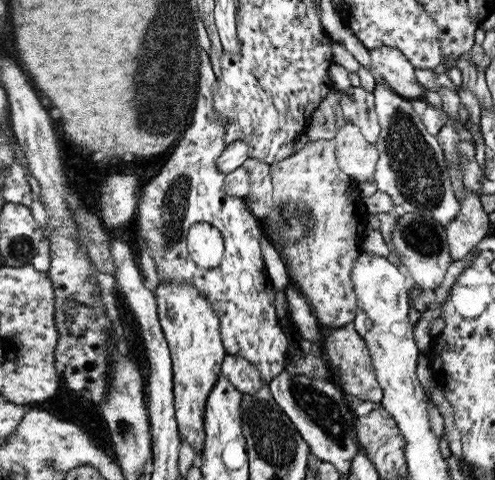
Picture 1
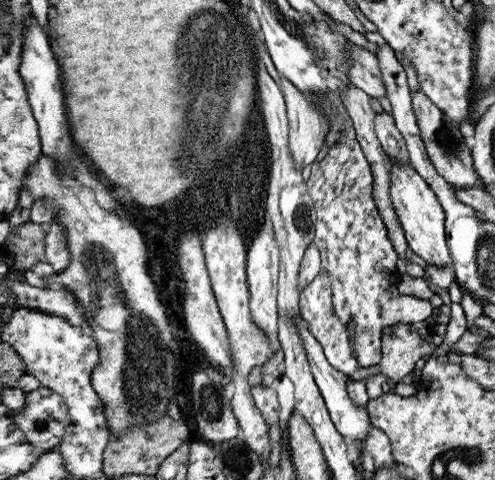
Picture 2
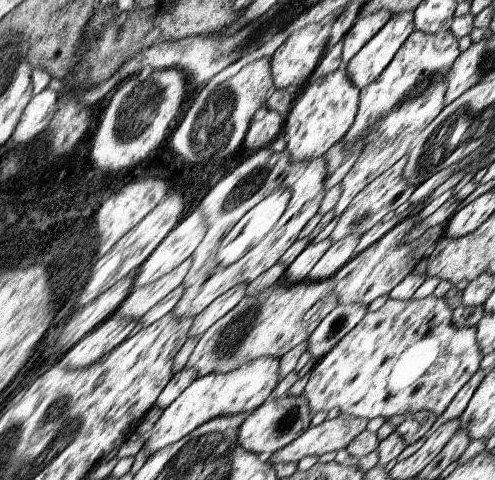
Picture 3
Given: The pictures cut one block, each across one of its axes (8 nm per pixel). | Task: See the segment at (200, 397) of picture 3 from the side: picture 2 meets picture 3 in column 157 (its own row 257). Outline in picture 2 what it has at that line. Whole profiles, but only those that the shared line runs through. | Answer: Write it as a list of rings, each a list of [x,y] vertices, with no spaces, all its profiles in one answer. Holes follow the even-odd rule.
[[[394,160],[388,162],[392,166],[390,202],[404,230],[408,250],[414,252],[420,260],[424,260],[426,266],[436,266],[436,268],[450,266],[452,254],[446,238],[446,208],[442,206],[438,194],[434,194],[434,188],[426,182],[426,178],[418,174],[418,170],[412,164],[396,164]]]

